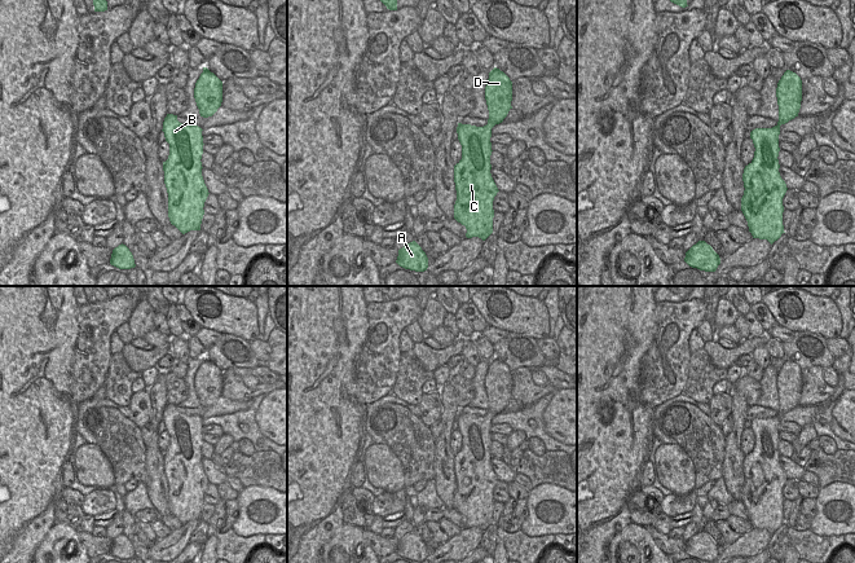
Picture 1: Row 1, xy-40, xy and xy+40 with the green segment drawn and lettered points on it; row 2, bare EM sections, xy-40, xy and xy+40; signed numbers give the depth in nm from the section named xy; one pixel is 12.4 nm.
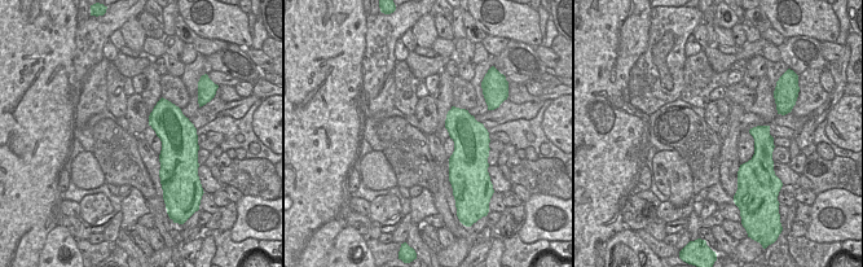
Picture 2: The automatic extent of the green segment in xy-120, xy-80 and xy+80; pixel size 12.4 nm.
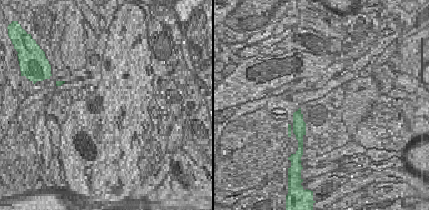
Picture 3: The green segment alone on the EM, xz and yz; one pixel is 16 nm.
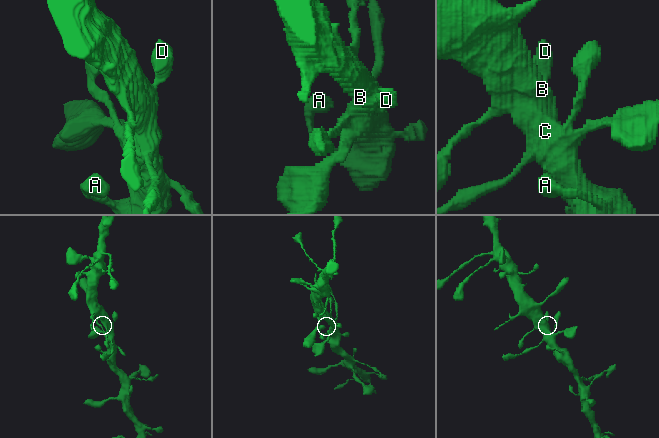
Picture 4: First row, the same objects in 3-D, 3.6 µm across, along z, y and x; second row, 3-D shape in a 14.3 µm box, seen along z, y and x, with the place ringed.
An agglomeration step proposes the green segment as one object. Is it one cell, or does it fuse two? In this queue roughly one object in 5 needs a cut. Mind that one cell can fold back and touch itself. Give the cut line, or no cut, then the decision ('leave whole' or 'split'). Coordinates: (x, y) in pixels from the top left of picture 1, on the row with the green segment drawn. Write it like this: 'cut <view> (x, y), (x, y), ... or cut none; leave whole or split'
cut none; leave whole

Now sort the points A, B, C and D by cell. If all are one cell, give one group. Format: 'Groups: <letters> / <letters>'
Groups: A B C D

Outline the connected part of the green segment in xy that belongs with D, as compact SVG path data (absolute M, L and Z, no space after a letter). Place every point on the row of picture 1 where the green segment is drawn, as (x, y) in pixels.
M497 67L489 72L485 100L489 110L486 126L458 123L462 159L454 166L454 219L466 226L467 238L482 241L493 233L493 201L499 192L490 173L492 128L502 123L512 109L512 82Z

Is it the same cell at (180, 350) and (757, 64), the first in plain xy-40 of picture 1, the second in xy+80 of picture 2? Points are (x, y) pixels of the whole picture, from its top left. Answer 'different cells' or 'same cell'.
same cell

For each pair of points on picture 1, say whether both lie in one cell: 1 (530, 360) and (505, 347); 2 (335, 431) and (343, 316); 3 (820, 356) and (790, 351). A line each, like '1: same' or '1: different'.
1: same
2: same
3: same

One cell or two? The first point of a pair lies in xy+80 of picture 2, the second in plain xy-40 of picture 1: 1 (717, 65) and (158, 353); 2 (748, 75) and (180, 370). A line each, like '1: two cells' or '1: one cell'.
1: one cell
2: one cell

